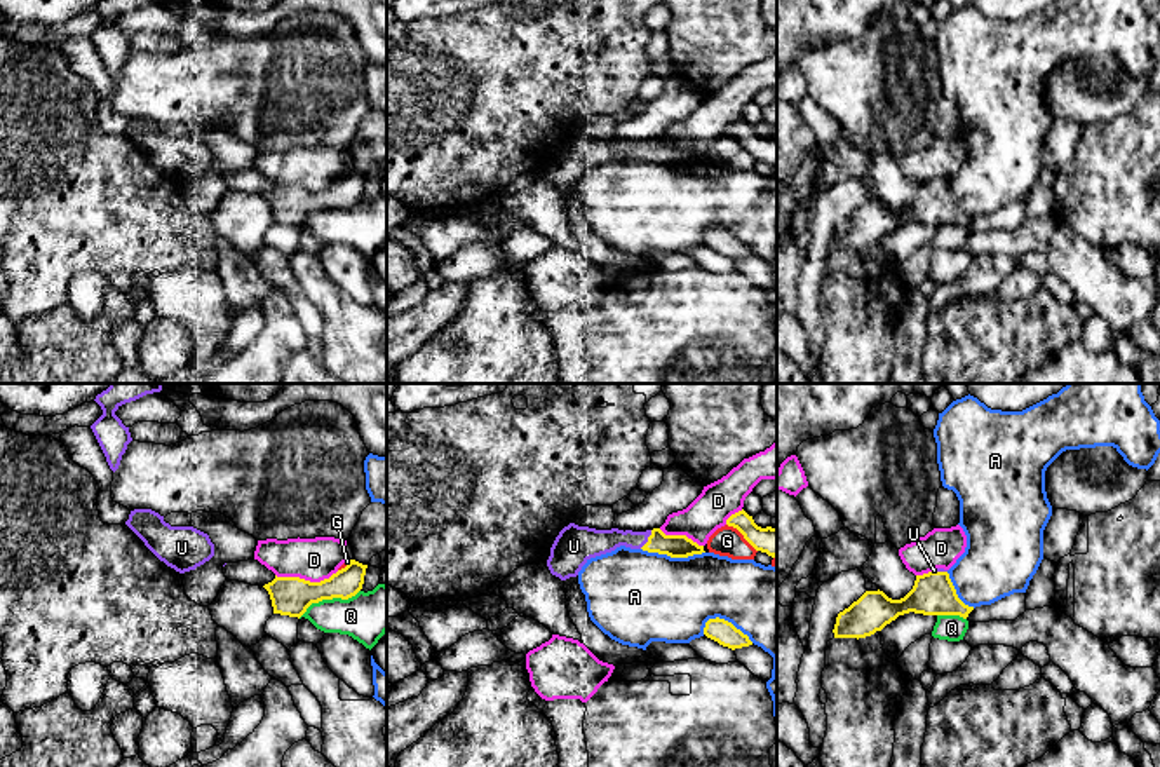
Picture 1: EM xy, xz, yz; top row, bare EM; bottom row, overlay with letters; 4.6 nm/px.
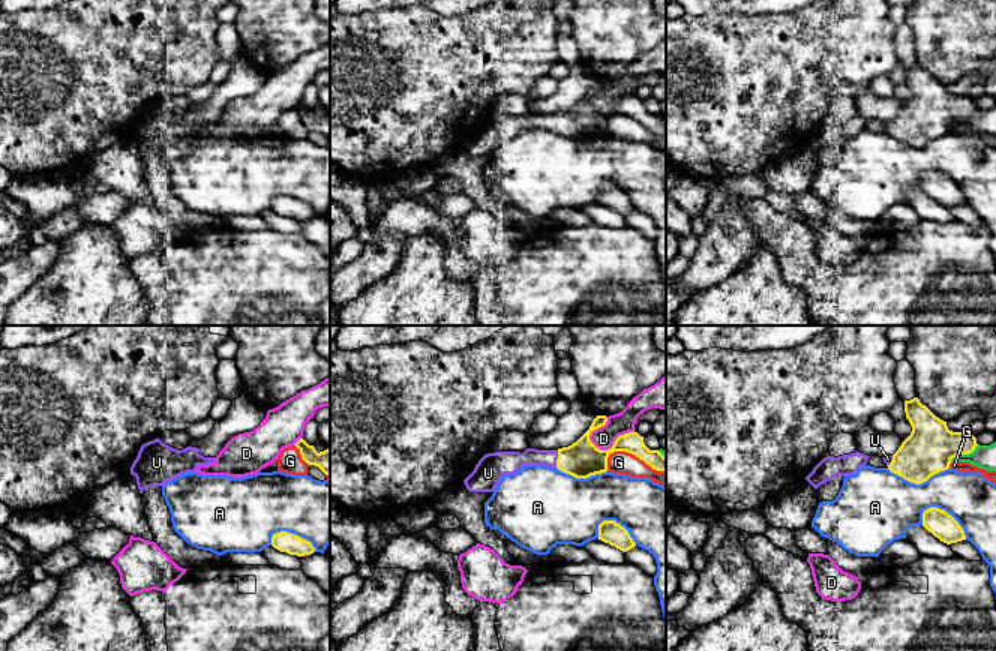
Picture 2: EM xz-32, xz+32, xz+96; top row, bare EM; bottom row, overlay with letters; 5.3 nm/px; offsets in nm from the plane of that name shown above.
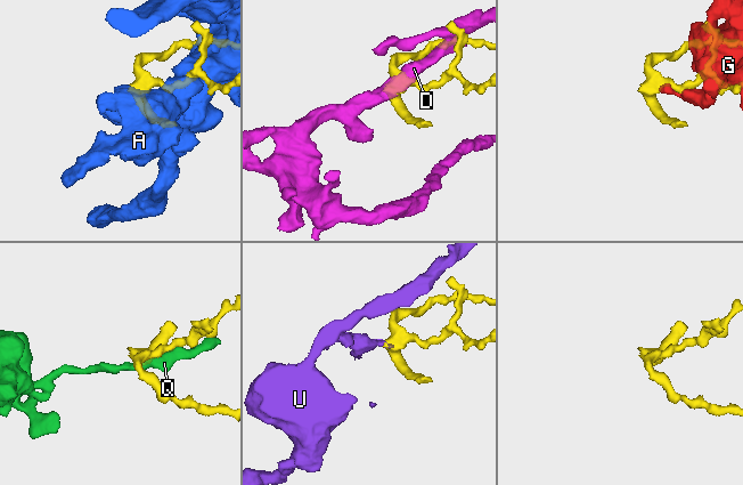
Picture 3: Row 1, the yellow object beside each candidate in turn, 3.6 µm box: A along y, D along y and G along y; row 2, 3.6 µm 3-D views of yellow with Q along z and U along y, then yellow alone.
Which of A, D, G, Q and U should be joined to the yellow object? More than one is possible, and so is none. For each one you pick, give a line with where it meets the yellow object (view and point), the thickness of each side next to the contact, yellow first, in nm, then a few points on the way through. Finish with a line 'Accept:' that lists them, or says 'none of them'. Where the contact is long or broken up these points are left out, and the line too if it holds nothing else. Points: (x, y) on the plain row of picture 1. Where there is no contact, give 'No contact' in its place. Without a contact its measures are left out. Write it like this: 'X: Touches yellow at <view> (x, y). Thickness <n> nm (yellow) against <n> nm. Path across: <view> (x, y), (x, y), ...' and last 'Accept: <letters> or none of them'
U: Touches yellow at xz (648, 149). Thickness 110 nm (yellow) against 130 nm. Path across: xz (676, 156), (648, 149), (594, 152)
Accept: U

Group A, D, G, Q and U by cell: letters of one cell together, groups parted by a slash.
A / D / G / Q / U

